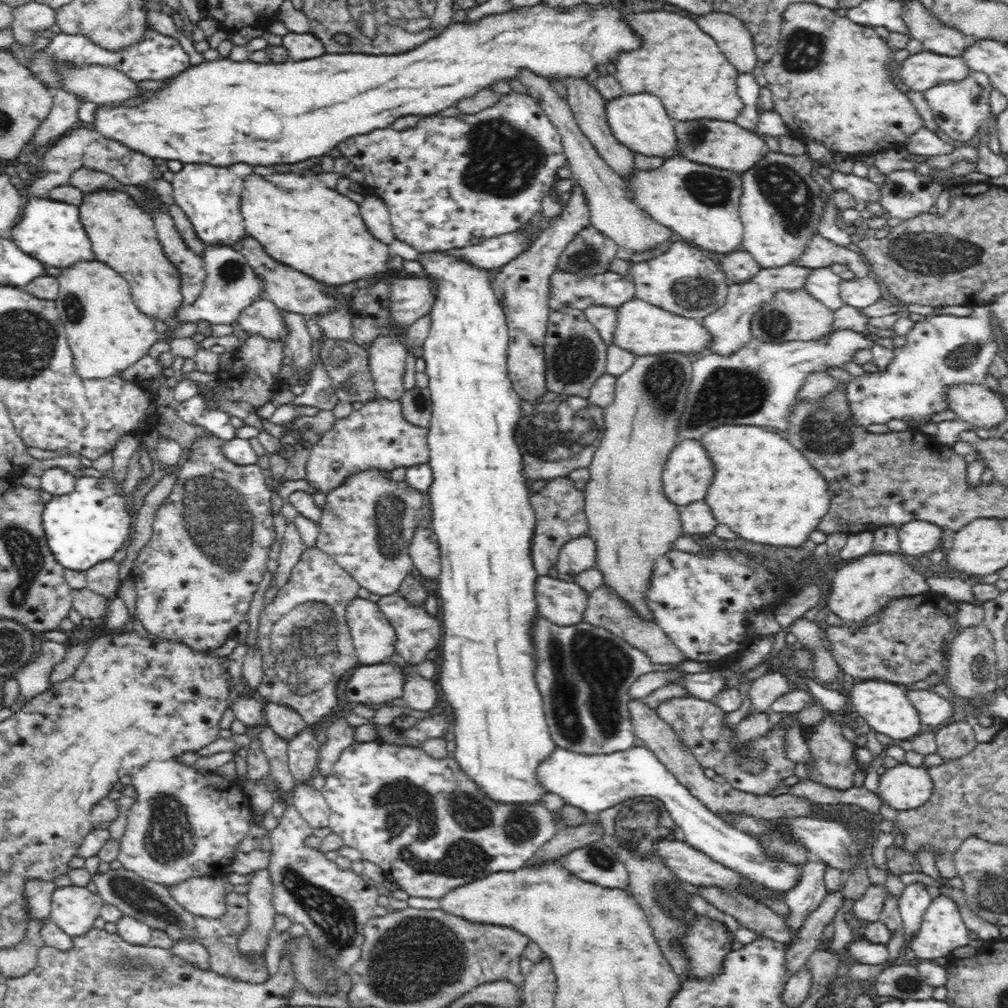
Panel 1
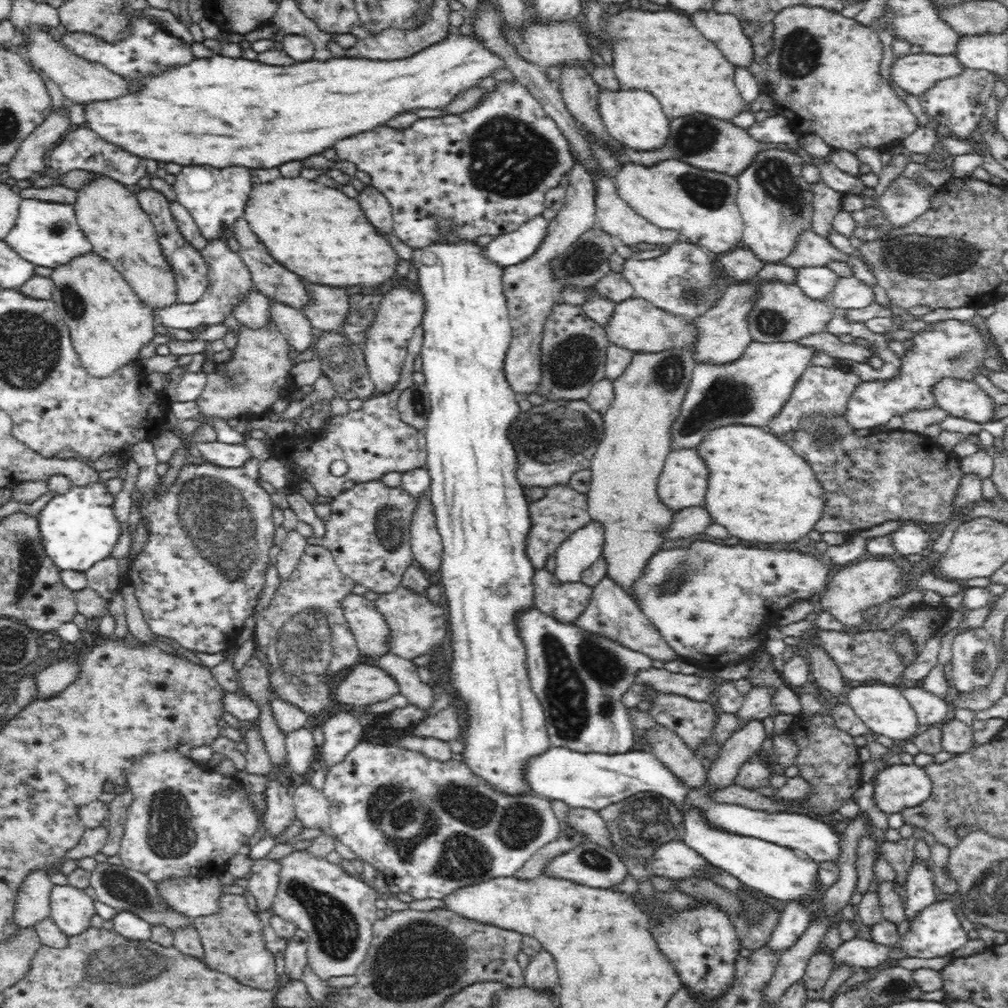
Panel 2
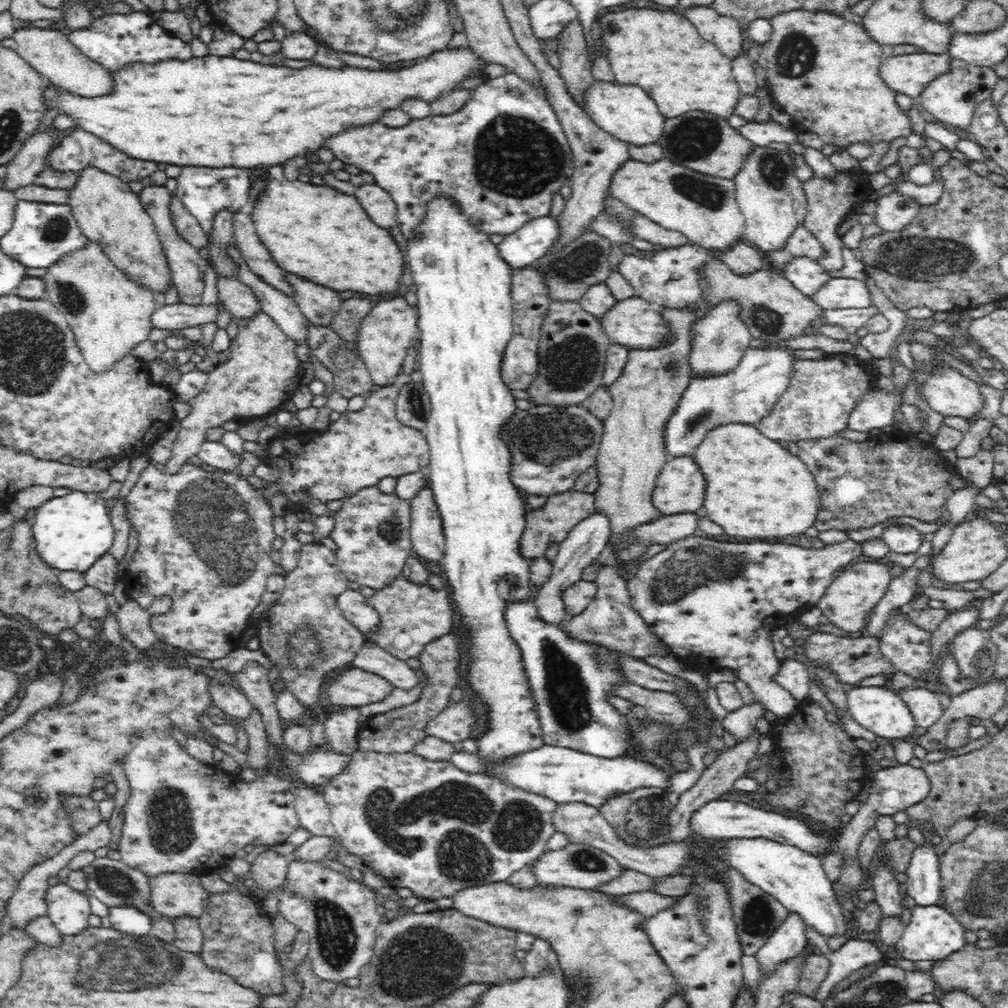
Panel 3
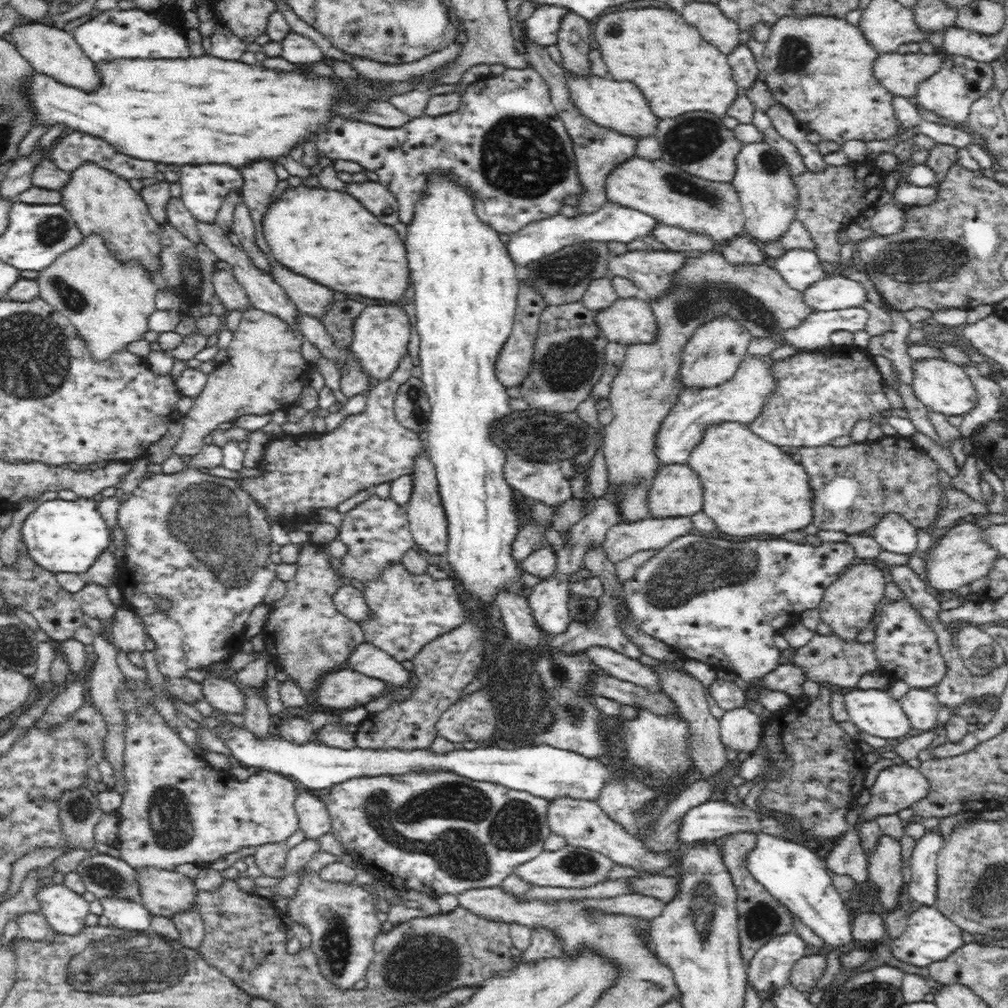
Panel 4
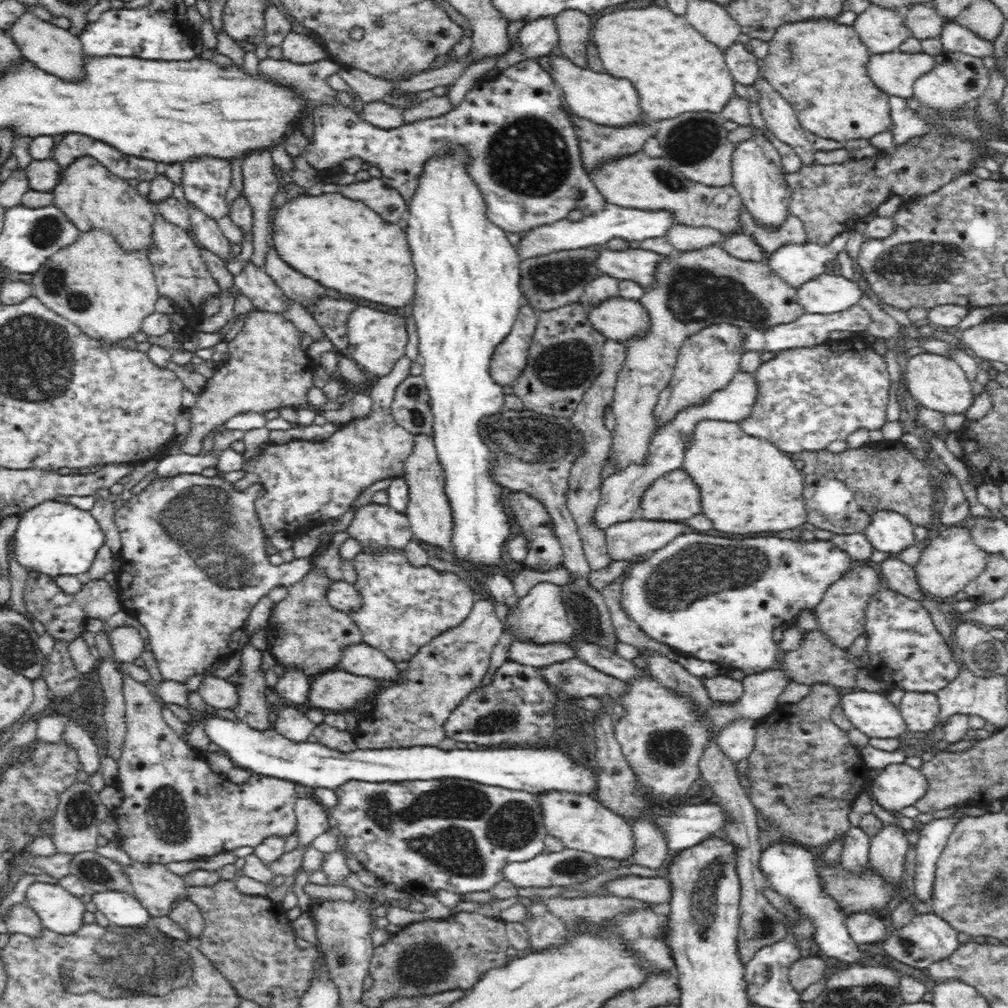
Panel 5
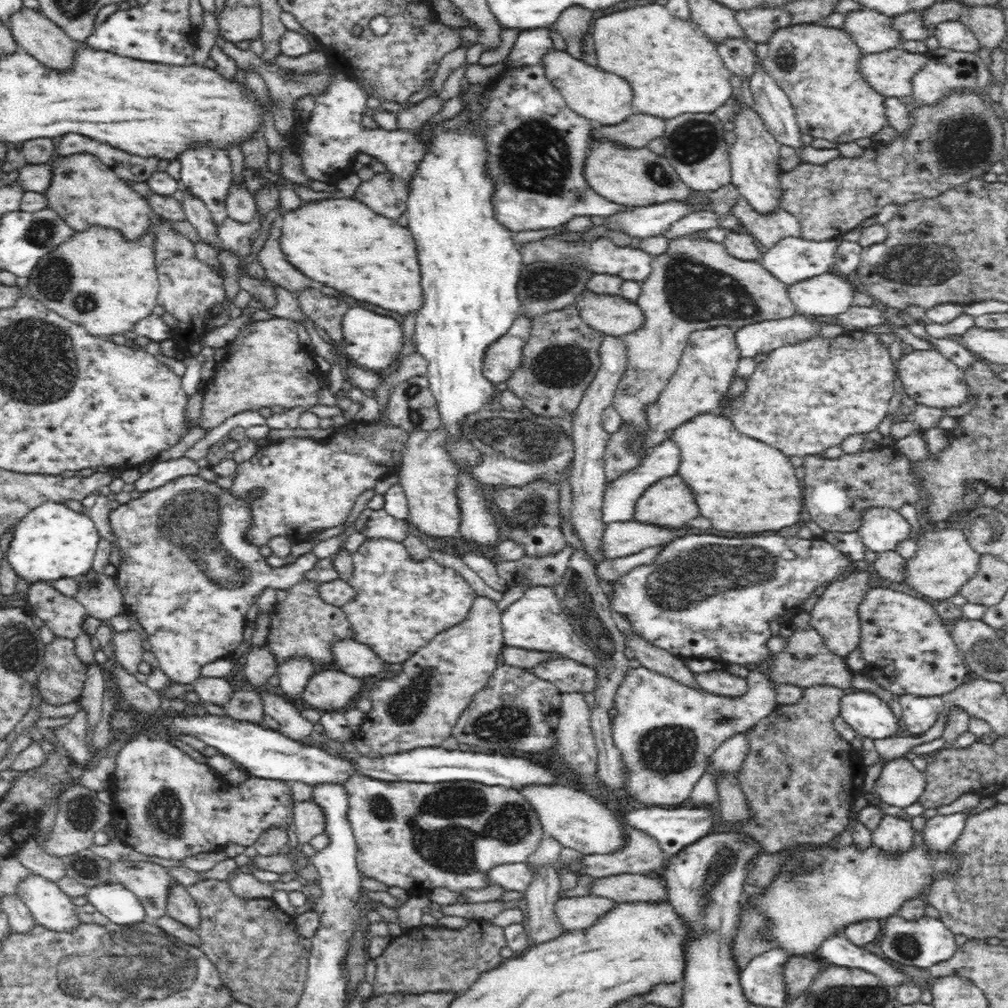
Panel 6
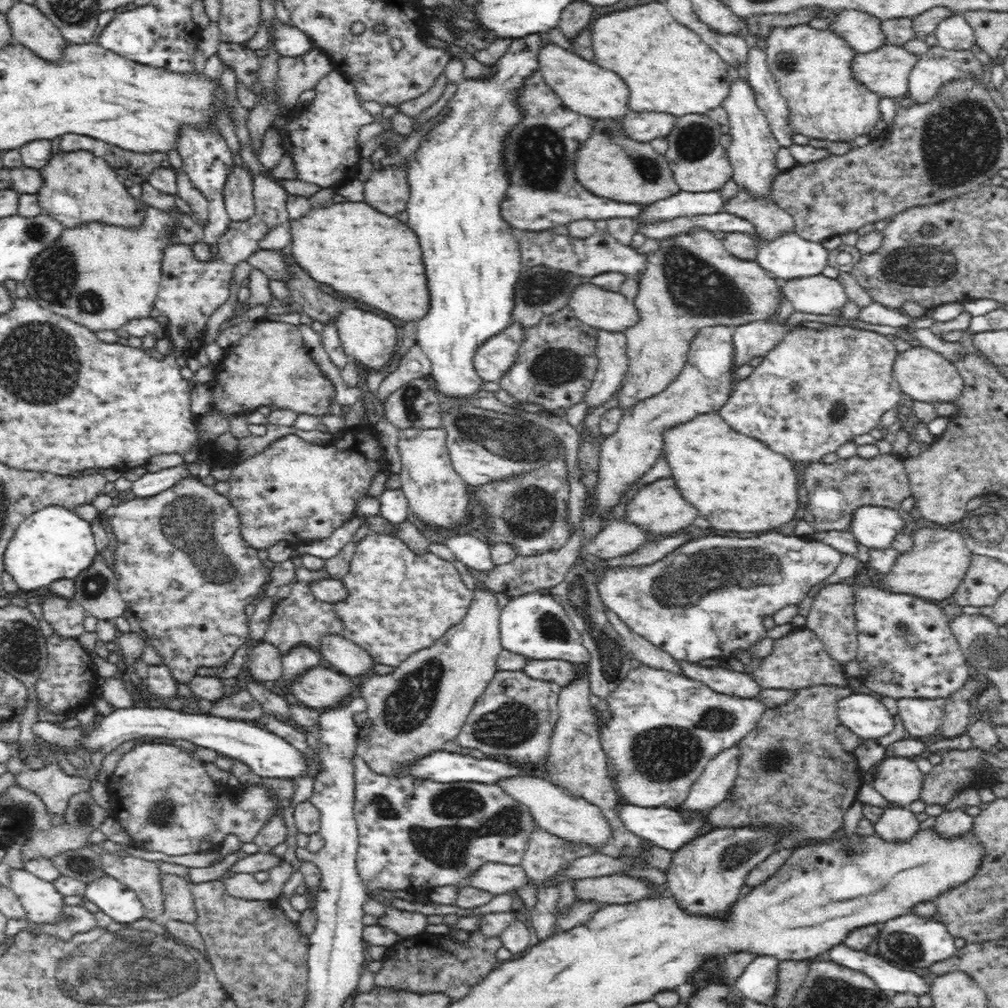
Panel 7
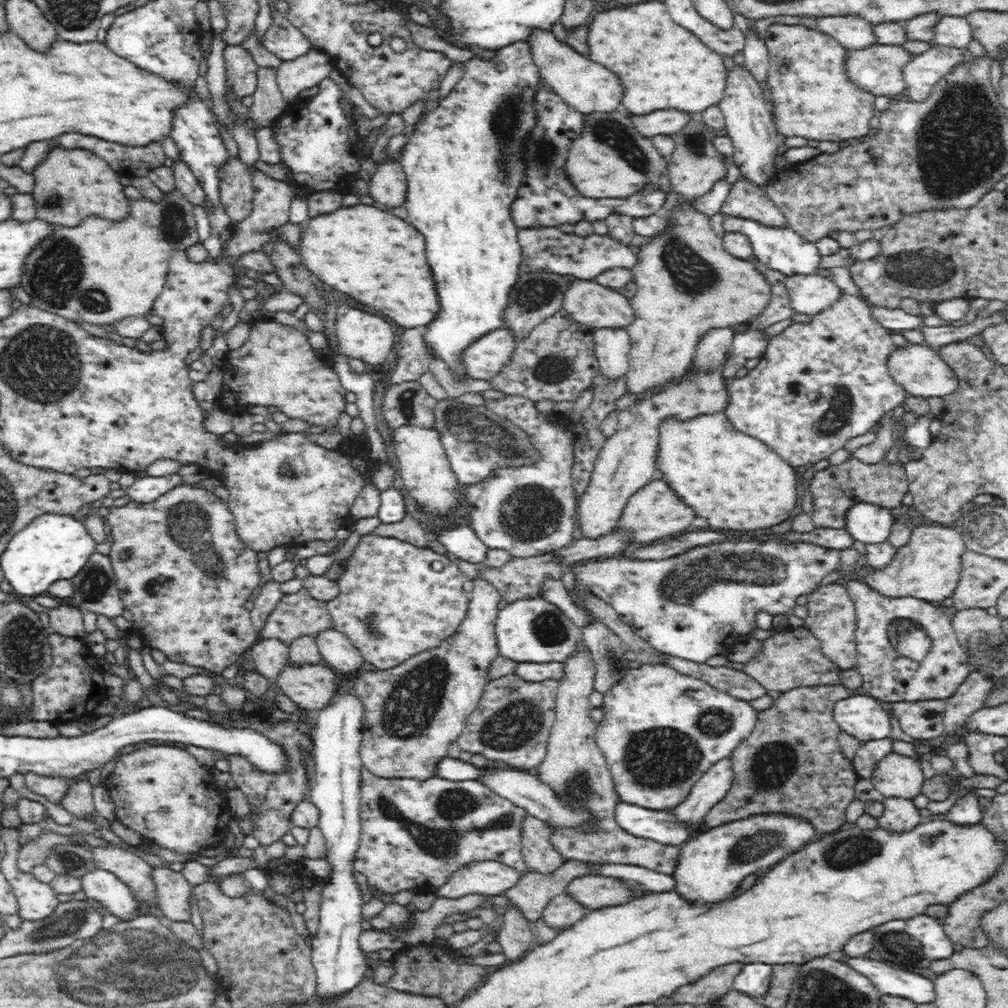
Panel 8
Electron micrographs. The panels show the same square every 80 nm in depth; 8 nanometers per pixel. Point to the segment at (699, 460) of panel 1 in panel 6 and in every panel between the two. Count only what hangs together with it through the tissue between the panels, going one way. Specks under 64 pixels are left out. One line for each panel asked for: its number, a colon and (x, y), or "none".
2: (682, 483)
3: (679, 488)
4: (675, 491)
5: (672, 498)
6: (665, 503)

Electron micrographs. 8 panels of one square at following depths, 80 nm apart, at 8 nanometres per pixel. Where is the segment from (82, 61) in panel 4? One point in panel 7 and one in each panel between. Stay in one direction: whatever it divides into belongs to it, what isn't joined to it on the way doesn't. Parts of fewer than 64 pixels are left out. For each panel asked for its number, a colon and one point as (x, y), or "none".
5: (56, 50)
6: (34, 33)
7: (29, 25)

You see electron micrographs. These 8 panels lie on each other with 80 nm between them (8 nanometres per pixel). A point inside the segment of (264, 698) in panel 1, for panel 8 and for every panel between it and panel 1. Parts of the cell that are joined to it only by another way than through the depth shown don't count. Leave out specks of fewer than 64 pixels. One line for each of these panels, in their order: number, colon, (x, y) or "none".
2: (303, 632)
3: (305, 636)
4: (306, 637)
5: (305, 631)
6: (302, 624)
7: (299, 619)
8: (296, 615)

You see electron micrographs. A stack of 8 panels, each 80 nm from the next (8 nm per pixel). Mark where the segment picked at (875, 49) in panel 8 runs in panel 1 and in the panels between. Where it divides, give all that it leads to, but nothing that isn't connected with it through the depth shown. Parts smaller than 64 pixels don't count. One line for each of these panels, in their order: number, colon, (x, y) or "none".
1: (925, 69)
2: (916, 73)
3: (909, 74)
4: (900, 73)
5: (894, 72)
6: (889, 72)
7: (884, 70)

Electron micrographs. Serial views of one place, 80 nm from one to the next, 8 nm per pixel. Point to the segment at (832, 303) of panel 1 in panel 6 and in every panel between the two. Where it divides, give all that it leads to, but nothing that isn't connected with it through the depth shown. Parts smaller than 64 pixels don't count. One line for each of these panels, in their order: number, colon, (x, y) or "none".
2: (817, 282)
3: (808, 276)
4: (800, 269)
5: (795, 263)
6: (793, 259)

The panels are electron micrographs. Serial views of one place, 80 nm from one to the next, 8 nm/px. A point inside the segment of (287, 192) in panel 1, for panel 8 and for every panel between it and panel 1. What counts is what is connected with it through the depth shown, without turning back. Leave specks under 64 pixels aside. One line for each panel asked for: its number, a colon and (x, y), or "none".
2: (321, 234)
3: (306, 228)
4: (328, 236)
5: (343, 244)
6: (341, 243)
7: (371, 256)
8: (363, 250)

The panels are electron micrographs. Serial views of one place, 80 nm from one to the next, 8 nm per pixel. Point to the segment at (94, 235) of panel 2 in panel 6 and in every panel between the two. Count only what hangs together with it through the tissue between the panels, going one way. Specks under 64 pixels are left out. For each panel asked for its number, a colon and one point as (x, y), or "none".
3: (107, 211)
4: (100, 202)
5: (90, 196)
6: (83, 192)

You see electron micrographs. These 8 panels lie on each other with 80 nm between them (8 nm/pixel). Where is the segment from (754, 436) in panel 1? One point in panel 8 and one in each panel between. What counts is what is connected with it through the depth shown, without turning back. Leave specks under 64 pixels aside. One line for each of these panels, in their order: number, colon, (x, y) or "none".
2: (762, 491)
3: (755, 489)
4: (751, 488)
5: (746, 484)
6: (741, 485)
7: (737, 483)
8: (735, 481)

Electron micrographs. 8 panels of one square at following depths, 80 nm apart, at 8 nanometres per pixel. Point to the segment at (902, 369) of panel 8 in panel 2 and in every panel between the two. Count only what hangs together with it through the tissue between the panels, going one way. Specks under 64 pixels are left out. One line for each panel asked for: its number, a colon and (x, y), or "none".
2: (964, 399)
3: (947, 391)
4: (943, 386)
5: (937, 382)
6: (927, 377)
7: (923, 374)

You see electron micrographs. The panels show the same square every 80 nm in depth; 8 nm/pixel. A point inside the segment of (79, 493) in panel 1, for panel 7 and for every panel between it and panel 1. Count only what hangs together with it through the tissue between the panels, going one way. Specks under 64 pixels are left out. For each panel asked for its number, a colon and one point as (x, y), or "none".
2: (79, 528)
3: (71, 532)
4: (60, 535)
5: (54, 538)
6: (53, 541)
7: (54, 543)

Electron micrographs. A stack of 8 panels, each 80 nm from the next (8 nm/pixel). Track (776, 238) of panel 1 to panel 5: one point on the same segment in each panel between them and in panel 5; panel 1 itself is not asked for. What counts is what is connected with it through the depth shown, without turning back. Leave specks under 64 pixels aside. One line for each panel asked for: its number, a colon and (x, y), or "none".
2: (775, 200)
3: (772, 199)
4: (763, 181)
5: (758, 176)

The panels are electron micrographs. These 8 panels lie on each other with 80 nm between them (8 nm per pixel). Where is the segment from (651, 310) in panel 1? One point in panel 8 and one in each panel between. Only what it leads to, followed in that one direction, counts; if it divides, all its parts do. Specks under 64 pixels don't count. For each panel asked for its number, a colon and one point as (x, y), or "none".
2: (637, 325)
3: (635, 323)
4: (630, 321)
5: (617, 318)
6: (612, 314)
7: (603, 309)
8: (588, 302)

